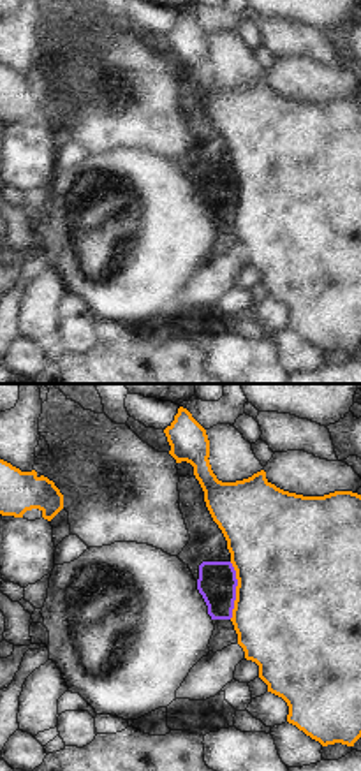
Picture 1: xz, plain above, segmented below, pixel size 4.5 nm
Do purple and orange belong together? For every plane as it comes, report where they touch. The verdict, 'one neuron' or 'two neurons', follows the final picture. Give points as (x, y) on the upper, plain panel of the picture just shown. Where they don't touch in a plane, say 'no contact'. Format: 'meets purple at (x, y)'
meets purple at (235, 196)

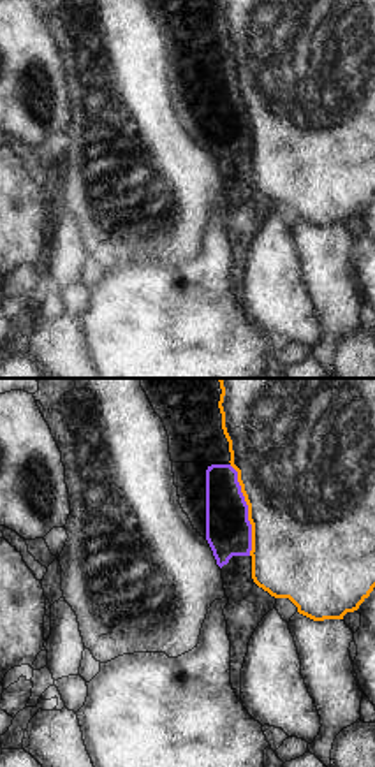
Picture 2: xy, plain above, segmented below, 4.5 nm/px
meets purple at (247, 116)

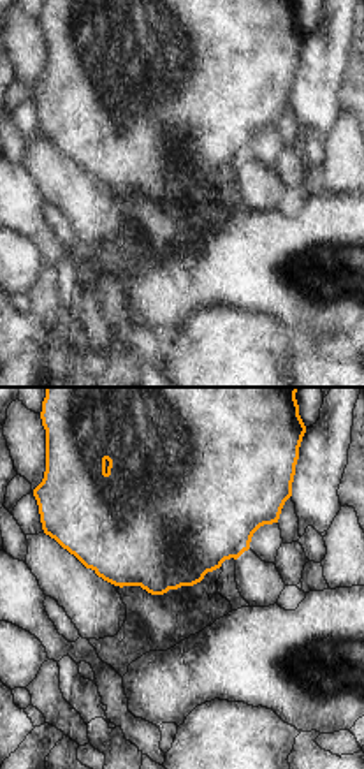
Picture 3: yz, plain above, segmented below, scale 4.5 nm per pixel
no contact

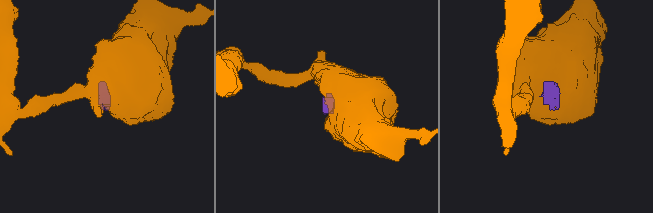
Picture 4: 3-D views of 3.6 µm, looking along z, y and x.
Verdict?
one neuron

